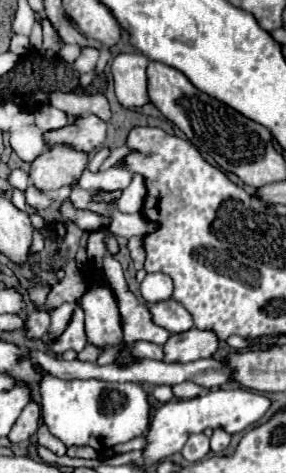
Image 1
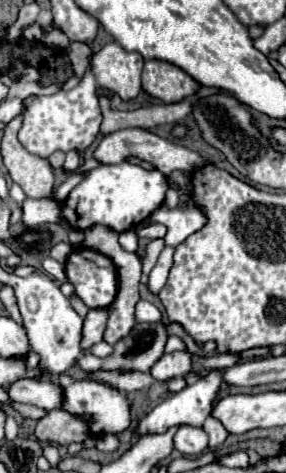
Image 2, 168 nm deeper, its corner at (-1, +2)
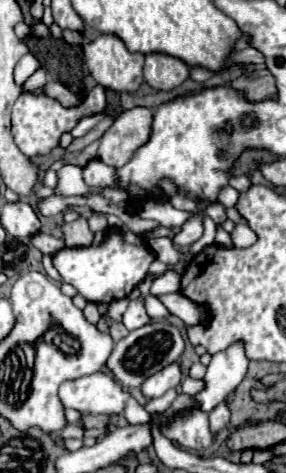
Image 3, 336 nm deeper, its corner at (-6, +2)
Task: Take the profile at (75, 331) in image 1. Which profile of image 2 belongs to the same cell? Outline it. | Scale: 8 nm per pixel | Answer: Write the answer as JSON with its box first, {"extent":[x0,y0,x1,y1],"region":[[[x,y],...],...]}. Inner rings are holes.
{"extent":[81,307,111,349],"region":[[[107,307],[107,309],[91,309],[87,313],[85,323],[83,323],[83,339],[81,339],[81,345],[85,349],[95,345],[95,343],[99,343],[103,339],[109,313],[111,313],[111,307]]]}

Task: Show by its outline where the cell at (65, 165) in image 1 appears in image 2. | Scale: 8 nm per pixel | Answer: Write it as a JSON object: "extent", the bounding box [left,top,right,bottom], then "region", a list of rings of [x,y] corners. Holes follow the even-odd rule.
{"extent":[1,119,53,197],"region":[[[21,119],[9,121],[3,129],[1,139],[1,155],[3,165],[9,171],[13,183],[17,183],[27,197],[49,197],[53,191],[53,171],[47,159],[31,155],[17,141],[17,131],[21,127]]]}

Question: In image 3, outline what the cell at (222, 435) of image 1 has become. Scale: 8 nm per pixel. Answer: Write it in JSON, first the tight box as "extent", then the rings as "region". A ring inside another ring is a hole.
{"extent":[208,403,230,437],"region":[[[220,403],[216,409],[212,409],[212,413],[208,413],[208,419],[210,419],[210,431],[216,437],[230,421],[230,411],[228,411],[226,403]]]}

